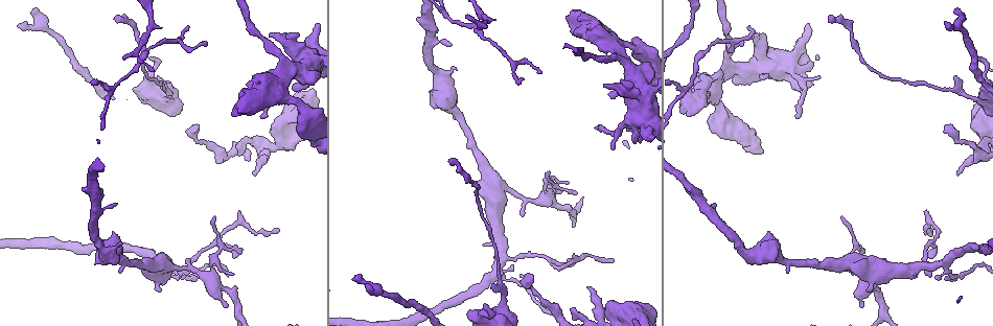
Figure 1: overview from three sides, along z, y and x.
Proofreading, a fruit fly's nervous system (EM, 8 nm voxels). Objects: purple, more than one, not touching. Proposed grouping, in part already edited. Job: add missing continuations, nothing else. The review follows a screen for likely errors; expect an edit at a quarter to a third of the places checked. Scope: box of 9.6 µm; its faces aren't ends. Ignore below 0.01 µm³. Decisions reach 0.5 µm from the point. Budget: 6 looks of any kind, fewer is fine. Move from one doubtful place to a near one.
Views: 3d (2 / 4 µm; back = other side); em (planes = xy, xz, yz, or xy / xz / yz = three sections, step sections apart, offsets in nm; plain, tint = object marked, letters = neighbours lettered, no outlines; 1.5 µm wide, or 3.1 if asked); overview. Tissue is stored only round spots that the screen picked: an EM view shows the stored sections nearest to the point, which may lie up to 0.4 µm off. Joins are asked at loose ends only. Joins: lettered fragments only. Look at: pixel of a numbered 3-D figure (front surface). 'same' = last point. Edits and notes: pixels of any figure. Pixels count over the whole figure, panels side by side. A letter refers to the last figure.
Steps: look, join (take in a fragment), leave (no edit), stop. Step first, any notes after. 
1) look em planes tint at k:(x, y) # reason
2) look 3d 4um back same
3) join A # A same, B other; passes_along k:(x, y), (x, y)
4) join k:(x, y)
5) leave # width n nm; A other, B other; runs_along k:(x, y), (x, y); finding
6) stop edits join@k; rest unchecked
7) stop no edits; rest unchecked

look 3d 4um at 1:(158, 78) # an open end

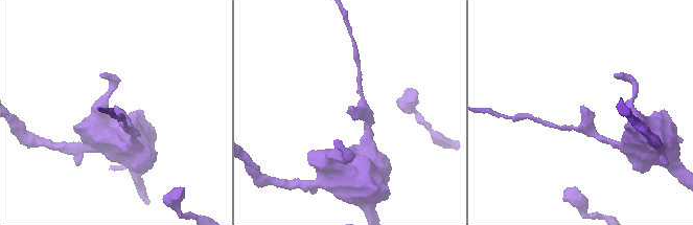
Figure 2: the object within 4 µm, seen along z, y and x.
look em planes letters at 2:(583, 106)

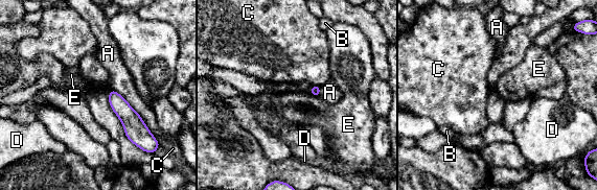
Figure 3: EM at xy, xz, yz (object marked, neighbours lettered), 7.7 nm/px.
leave # A other, B other, C other, D other, E other; no lettered fragment goes on from it

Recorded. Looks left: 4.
look 3d 2um at 1:(860, 305) # an open end

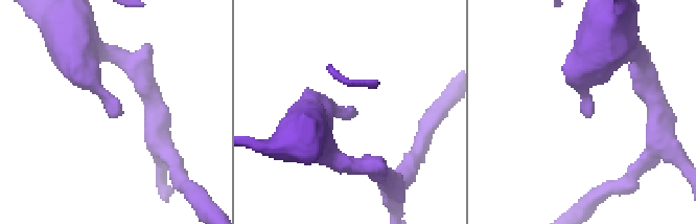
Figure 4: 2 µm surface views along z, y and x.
look em planes plain at 4:(590, 116)

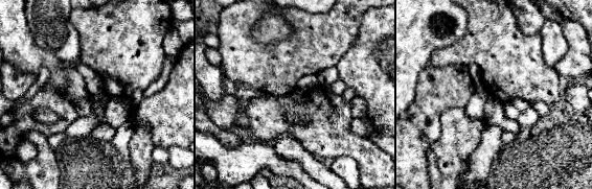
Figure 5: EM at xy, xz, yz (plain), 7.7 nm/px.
look em planes letters same # what lies round it

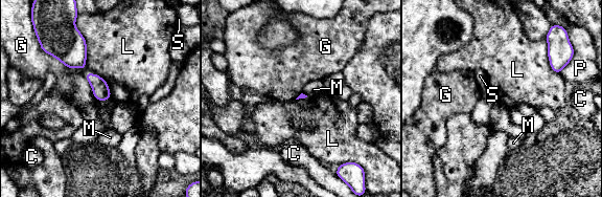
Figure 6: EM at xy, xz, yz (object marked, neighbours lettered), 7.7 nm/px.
leave # C other, G other, L other, M other, P other, S other; border 6:(77, 28), (86, 43), (84, 69); none of them fits

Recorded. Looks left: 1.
look em xz step 4 letters at 1:(243, 250) # thin end

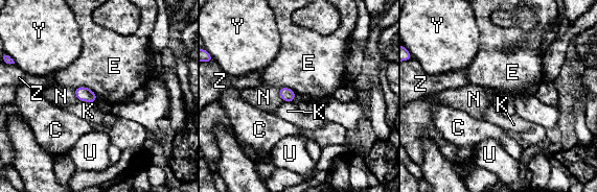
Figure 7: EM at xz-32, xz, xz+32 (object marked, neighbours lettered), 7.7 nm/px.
leave # C other, E other, K other, N other, U other, Y other, Z other; no lettered fragment goes on from it

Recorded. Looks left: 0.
stop no edits; rest unchecked

